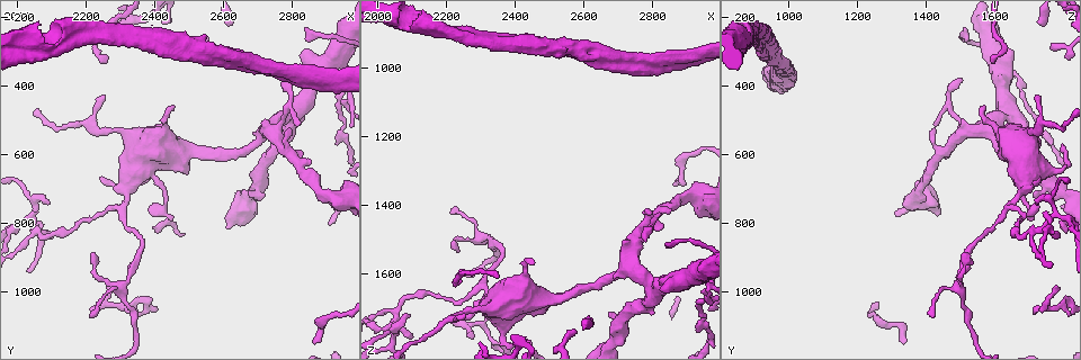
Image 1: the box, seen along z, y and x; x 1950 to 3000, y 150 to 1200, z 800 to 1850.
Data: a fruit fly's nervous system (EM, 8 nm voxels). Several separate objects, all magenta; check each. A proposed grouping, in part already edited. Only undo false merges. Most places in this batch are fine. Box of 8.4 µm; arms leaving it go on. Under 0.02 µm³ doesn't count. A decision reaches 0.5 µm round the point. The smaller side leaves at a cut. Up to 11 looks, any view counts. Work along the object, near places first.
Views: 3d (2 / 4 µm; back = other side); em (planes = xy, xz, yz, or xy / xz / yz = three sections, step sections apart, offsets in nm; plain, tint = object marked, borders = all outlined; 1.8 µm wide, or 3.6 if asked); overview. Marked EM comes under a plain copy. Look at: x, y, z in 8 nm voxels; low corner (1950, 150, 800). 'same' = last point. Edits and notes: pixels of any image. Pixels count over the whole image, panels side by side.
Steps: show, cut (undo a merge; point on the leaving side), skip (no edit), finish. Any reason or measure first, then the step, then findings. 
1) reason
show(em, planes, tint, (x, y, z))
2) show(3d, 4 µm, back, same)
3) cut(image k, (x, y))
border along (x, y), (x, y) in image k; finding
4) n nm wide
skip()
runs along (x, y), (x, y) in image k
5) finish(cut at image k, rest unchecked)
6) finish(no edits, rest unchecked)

calibre changes
show(em, yz, step 8, tint, (2360, 615, 1680))

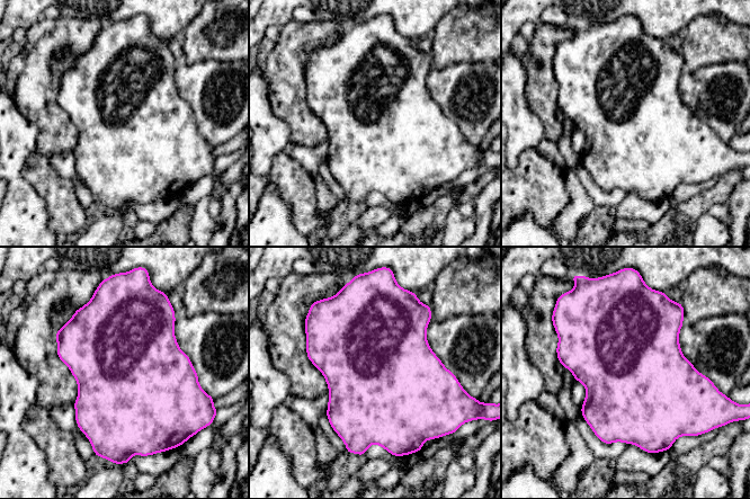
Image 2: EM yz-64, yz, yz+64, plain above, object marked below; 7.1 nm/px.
cut it another way
show(em, planes, tint, same)

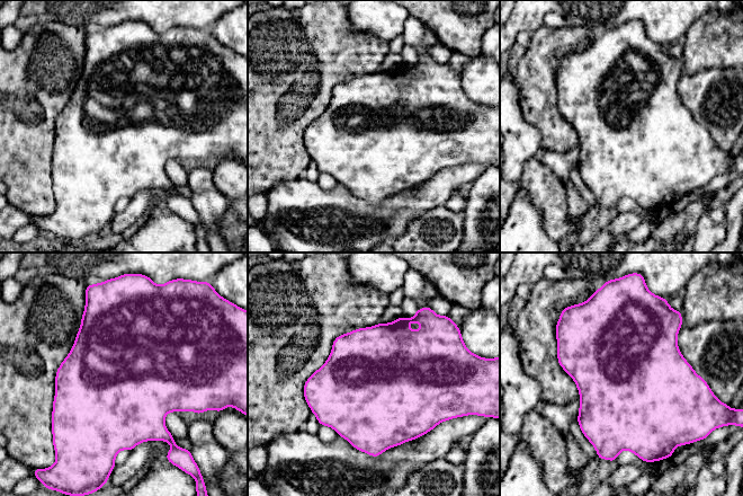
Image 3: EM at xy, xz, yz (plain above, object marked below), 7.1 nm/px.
800 nm wide
skip()
one neuron here

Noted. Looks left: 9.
sharp bend
show(em, xz, step 8, tint, (2305, 980, 1495))

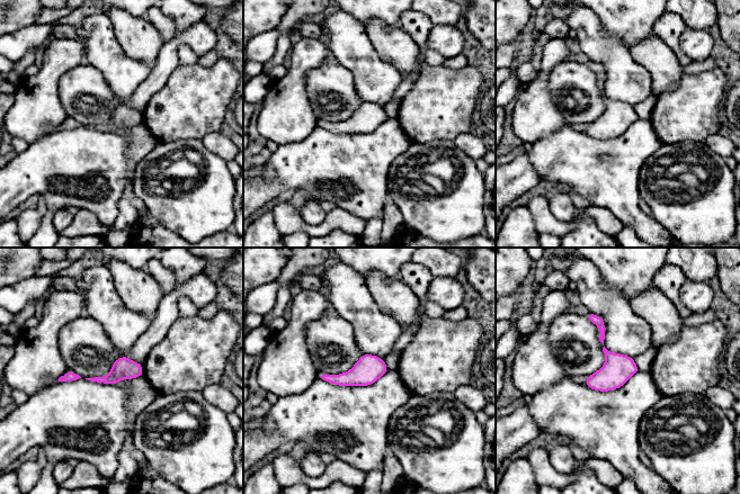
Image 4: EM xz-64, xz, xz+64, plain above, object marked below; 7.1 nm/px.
cut it another way
show(em, planes, tint, same)

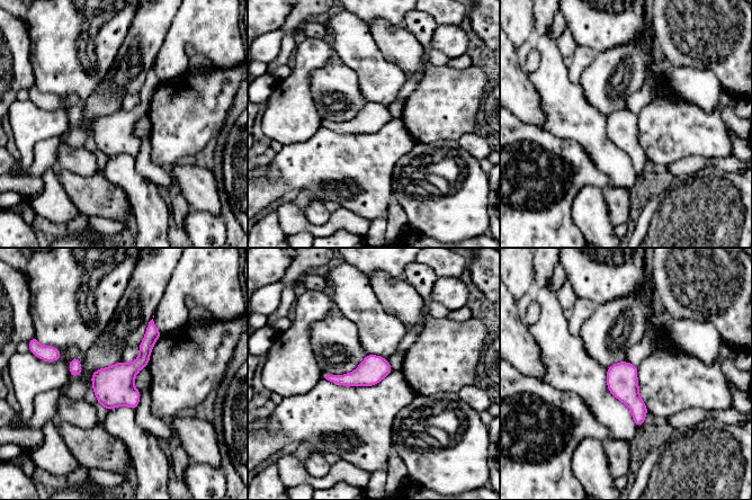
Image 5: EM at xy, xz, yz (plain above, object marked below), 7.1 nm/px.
skip()
continuous, no second neuron

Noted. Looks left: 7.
four or more arms meet
show(3d, 4 µm, (2050, 770, 1765))

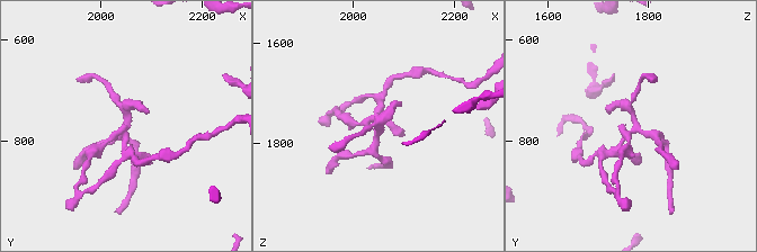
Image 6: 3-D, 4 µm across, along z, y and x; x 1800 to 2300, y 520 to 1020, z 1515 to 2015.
show(em, 3.6 µm, planes, tint, (2045, 775, 1760))

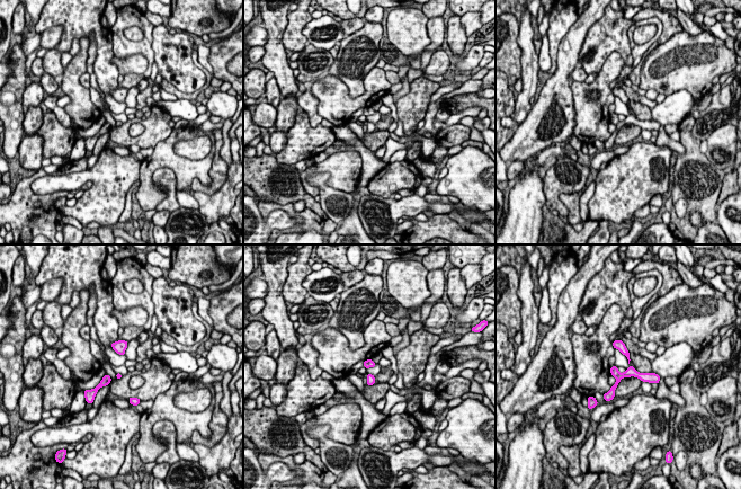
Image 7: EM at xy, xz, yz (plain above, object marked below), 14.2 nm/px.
skip()
runs along (615, 343), (636, 374), (653, 379) in image 7; continuous, no second neuron

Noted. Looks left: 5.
abrupt turn
show(em, xy, step 16, tint, (2820, 480, 1635))

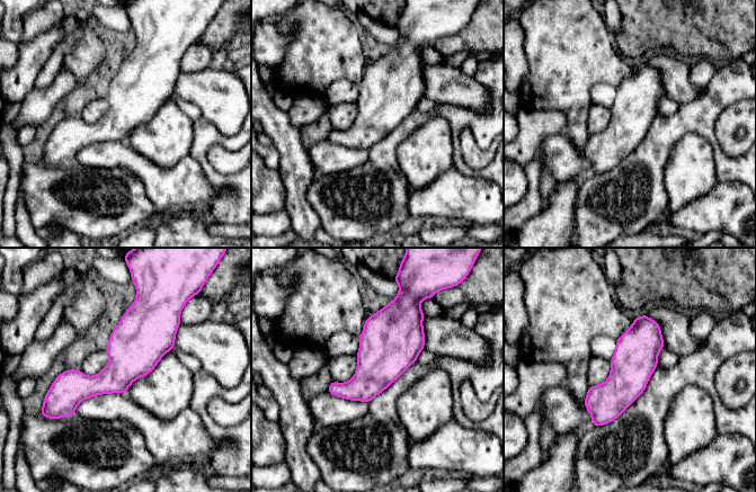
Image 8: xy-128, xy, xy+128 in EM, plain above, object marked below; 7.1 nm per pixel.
another direction
show(em, planes, tint, same)

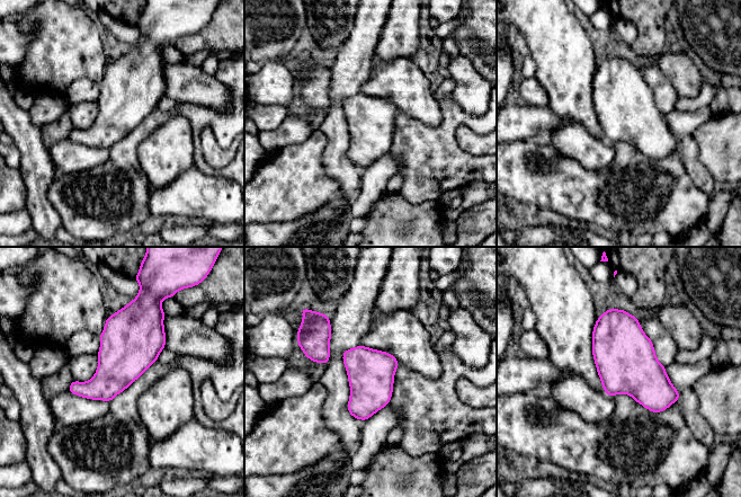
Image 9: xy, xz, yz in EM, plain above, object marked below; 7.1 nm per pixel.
skip()
all the same neuron

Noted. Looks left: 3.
finish(no edits, rest unchecked)

